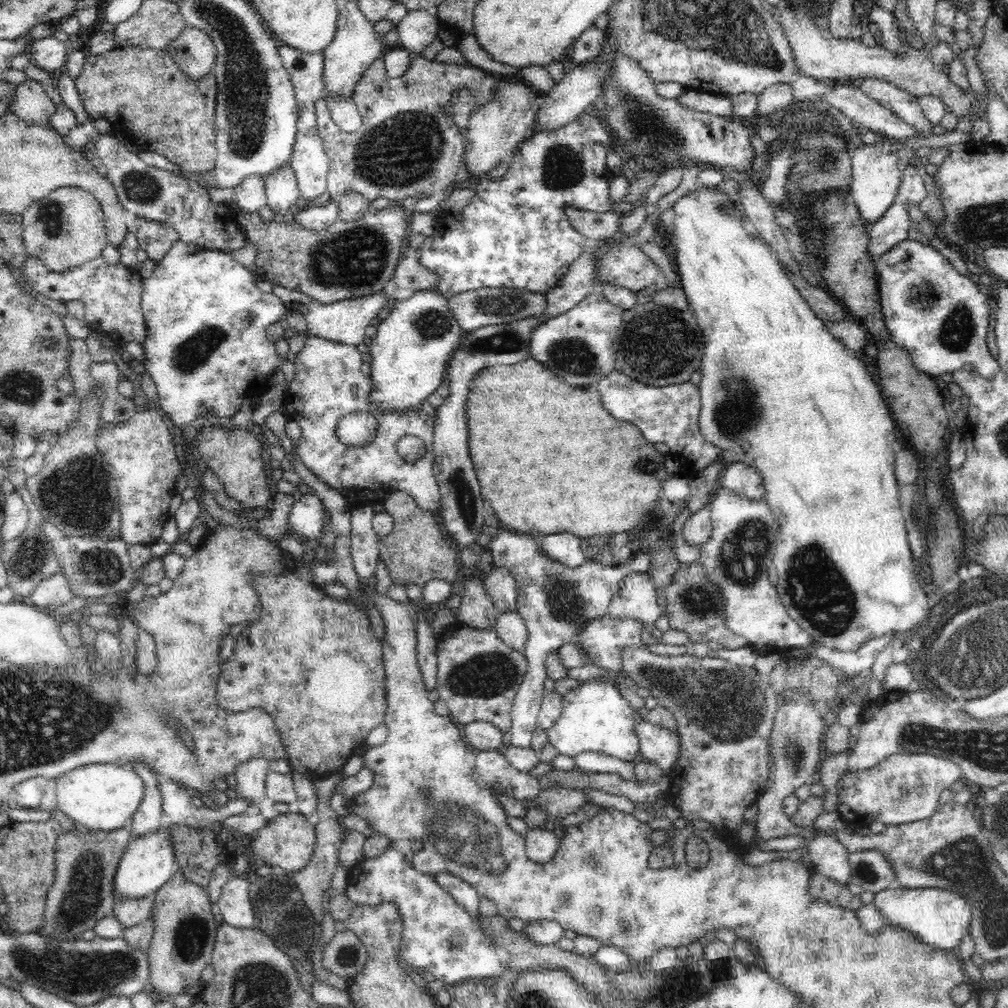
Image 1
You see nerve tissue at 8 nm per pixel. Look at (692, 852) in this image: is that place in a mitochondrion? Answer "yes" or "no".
yes

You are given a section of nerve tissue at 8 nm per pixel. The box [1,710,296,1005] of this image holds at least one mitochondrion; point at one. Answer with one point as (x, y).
(78, 974)

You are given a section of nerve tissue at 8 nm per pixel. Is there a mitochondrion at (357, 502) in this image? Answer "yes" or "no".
no

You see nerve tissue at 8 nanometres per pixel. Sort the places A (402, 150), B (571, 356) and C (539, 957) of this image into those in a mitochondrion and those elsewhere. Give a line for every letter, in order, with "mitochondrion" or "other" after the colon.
A: mitochondrion
B: mitochondrion
C: other

